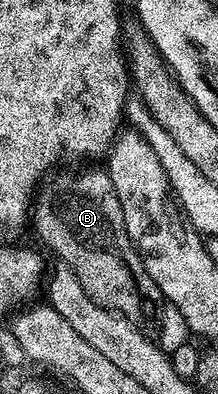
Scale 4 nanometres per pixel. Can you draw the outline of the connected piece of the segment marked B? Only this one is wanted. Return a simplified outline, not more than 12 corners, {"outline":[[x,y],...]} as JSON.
{"outline":[[107,170],[60,175],[30,211],[95,303],[155,332],[166,300]]}

